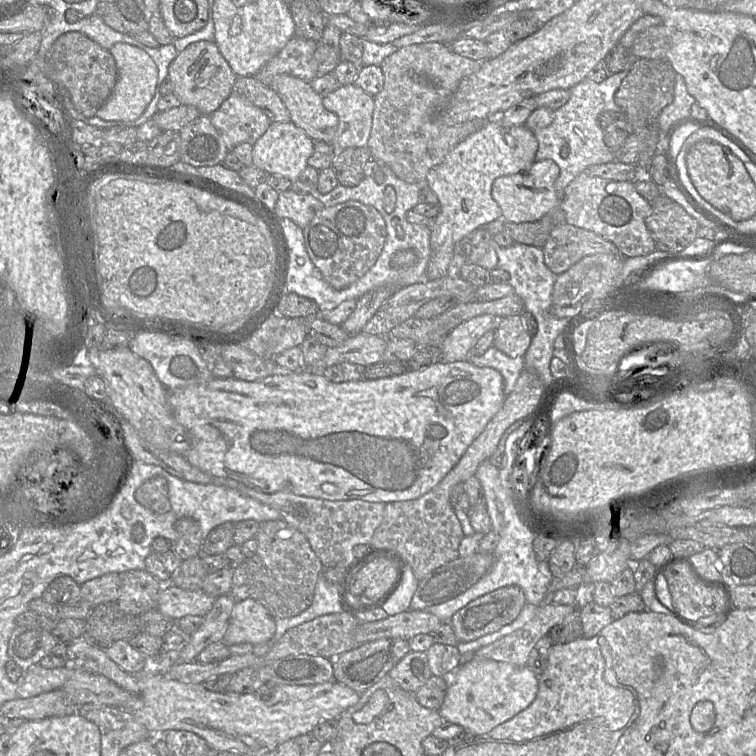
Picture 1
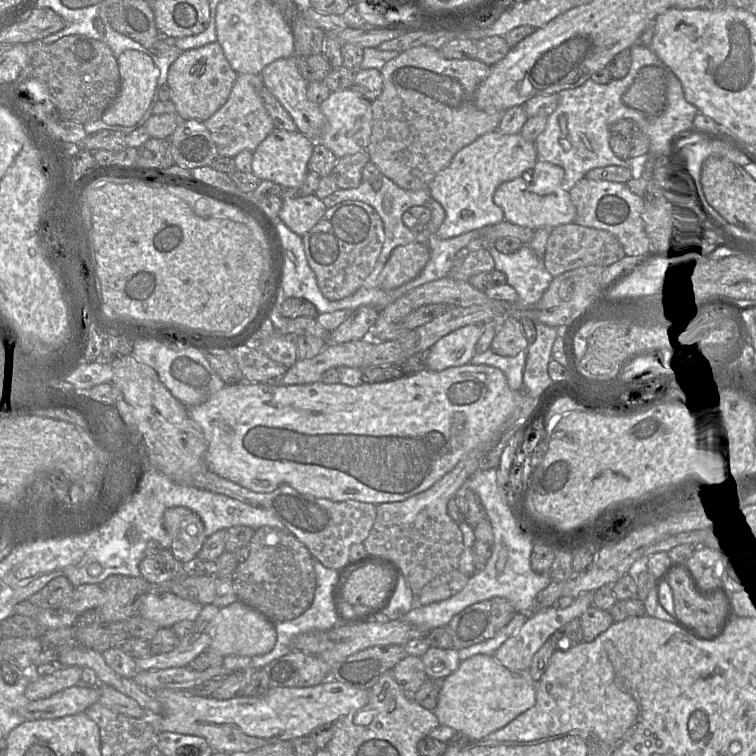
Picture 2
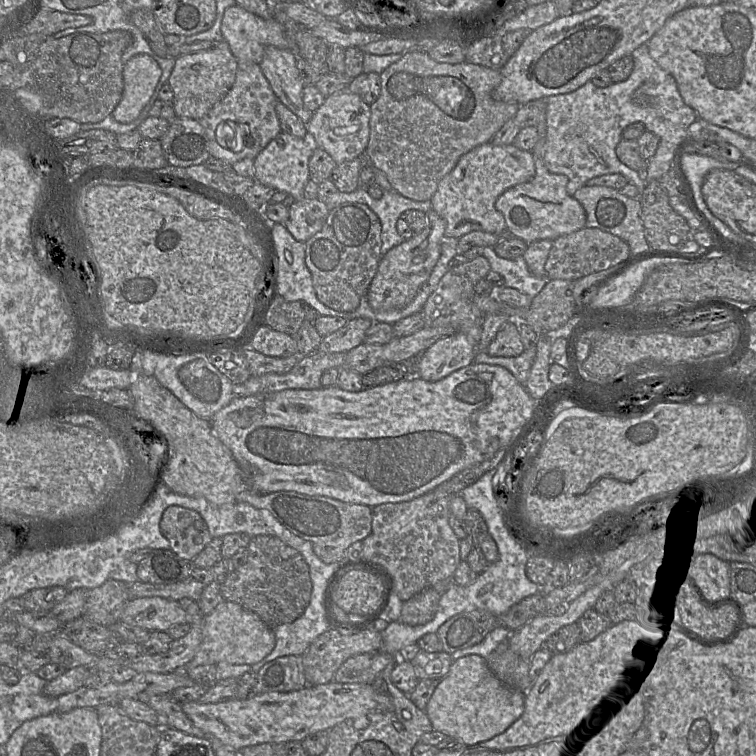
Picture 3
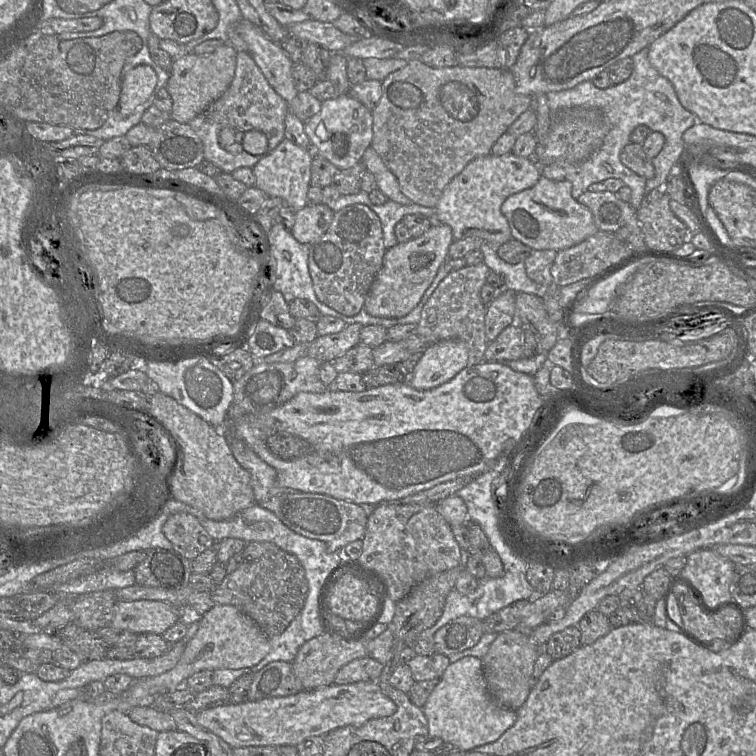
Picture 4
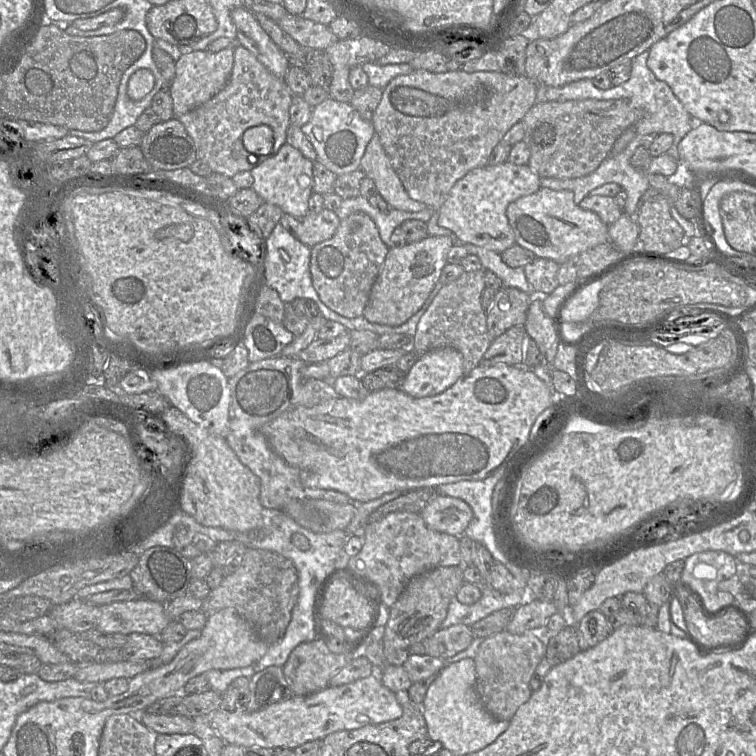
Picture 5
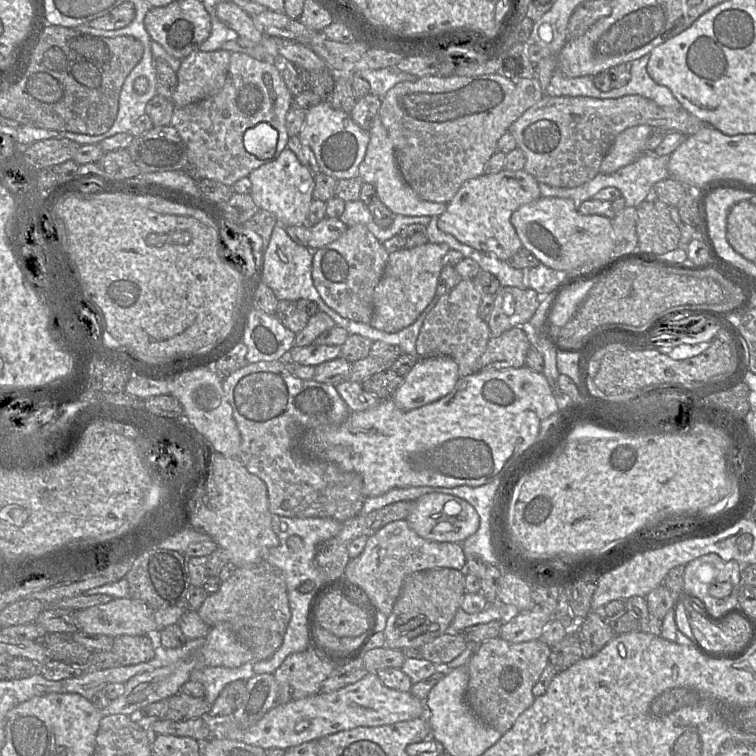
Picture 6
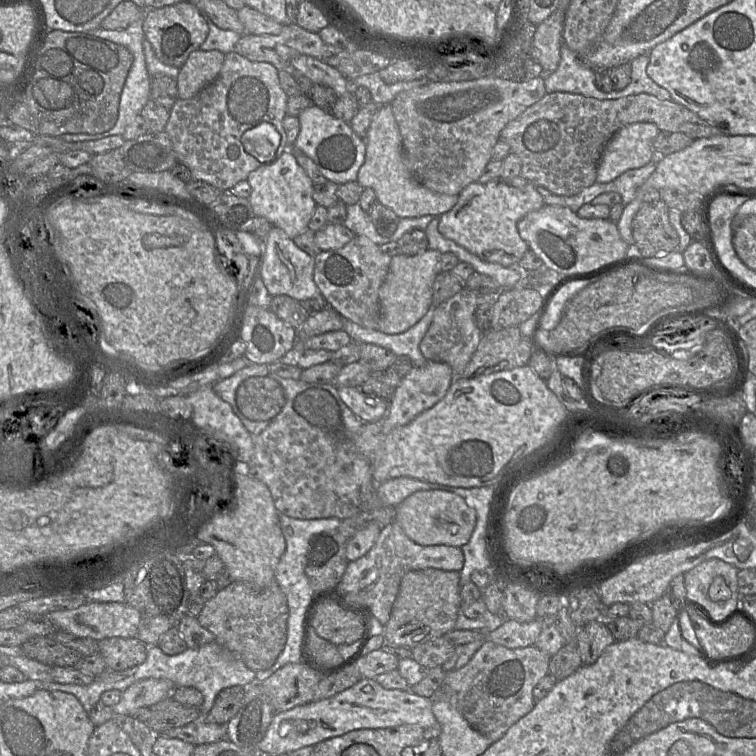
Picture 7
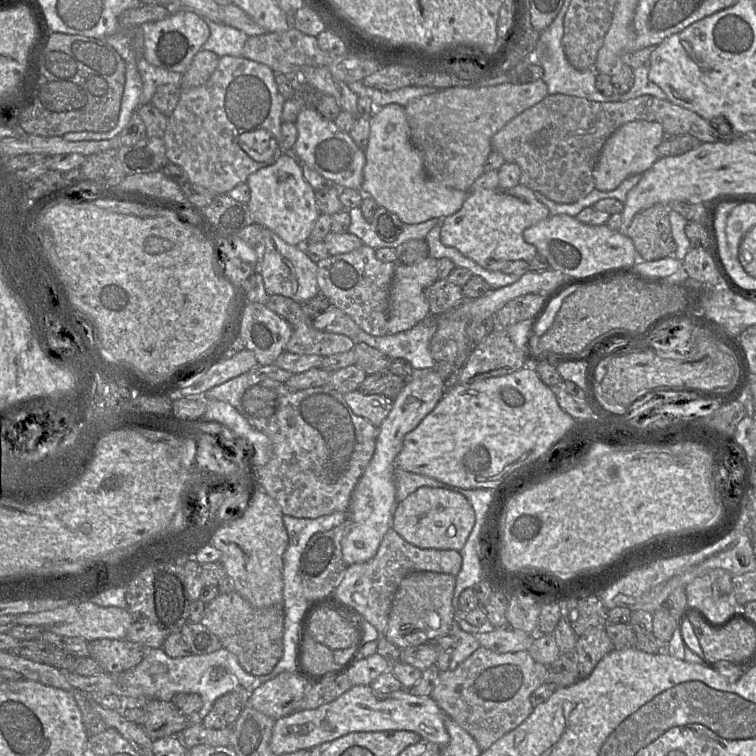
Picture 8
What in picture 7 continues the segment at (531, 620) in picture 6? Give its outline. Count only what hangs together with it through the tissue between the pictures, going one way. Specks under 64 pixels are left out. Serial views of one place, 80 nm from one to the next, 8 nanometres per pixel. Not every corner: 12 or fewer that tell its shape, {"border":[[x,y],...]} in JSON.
{"border":[[540,619],[525,623],[506,620],[486,632],[507,648],[534,645],[542,629]]}

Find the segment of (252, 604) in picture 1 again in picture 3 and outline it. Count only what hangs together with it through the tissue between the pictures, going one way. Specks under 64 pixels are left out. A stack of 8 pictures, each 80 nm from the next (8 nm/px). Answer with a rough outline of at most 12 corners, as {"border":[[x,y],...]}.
{"border":[[221,602],[183,668],[253,665],[276,644],[258,615]]}

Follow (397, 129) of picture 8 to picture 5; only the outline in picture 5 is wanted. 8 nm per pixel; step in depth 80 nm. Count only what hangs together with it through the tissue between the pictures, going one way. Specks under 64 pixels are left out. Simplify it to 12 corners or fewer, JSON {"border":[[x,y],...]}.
{"border":[[376,133],[360,169],[390,207],[427,208],[409,197]]}

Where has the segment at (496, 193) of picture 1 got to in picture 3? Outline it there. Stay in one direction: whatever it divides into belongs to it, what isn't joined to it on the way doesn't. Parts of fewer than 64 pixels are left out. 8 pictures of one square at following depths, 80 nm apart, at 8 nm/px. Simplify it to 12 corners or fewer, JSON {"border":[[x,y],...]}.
{"border":[[546,118],[536,127],[534,178],[495,202],[527,244],[586,227],[568,177],[545,166]]}

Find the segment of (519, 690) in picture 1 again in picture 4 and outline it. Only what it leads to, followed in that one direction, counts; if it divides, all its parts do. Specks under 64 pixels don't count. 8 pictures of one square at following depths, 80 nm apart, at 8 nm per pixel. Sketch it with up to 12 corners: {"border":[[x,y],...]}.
{"border":[[482,660],[450,663],[422,708],[429,735],[460,751],[517,720]]}

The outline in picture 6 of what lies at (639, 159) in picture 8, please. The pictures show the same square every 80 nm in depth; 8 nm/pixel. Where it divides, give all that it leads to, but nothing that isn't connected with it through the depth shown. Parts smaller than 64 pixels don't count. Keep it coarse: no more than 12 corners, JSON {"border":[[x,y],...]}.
{"border":[[638,125],[621,132],[600,172],[612,174],[645,153],[652,129]]}

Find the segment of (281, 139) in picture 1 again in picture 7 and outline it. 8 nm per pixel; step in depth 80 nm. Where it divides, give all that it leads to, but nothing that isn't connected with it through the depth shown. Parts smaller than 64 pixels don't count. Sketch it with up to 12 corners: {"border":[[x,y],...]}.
{"border":[[291,148],[250,172],[248,199],[291,239],[309,229],[313,183]]}

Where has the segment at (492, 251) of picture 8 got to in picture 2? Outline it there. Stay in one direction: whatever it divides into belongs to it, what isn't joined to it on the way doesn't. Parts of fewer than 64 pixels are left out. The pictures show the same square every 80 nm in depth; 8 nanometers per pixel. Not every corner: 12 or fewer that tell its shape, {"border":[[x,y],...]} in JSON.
{"border":[[487,133],[429,184],[450,239],[504,220],[499,185],[532,179],[535,143]]}

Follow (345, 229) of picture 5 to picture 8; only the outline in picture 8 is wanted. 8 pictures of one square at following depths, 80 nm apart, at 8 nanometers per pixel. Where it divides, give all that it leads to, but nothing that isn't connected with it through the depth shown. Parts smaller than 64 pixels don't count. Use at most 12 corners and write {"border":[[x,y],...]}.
{"border":[[363,244],[317,262],[319,291],[372,336],[389,334],[396,263]]}

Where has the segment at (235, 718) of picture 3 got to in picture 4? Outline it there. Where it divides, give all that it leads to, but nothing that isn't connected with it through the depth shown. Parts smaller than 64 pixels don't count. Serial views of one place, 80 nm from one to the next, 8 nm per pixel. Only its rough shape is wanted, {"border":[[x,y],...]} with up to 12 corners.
{"border":[[377,681],[196,714],[232,749],[298,746],[393,715]]}

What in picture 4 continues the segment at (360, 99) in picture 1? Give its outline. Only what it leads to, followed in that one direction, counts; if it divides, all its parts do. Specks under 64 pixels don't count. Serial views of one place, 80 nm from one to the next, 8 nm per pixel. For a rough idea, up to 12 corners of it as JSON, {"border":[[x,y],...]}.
{"border":[[348,93],[305,122],[311,149],[339,170],[361,161],[372,112]]}

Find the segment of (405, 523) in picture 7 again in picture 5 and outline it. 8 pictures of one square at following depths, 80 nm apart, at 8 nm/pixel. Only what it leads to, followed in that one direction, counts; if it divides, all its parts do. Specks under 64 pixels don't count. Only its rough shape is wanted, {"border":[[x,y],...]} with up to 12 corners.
{"border":[[436,494],[420,515],[428,528],[460,537],[473,511]]}

